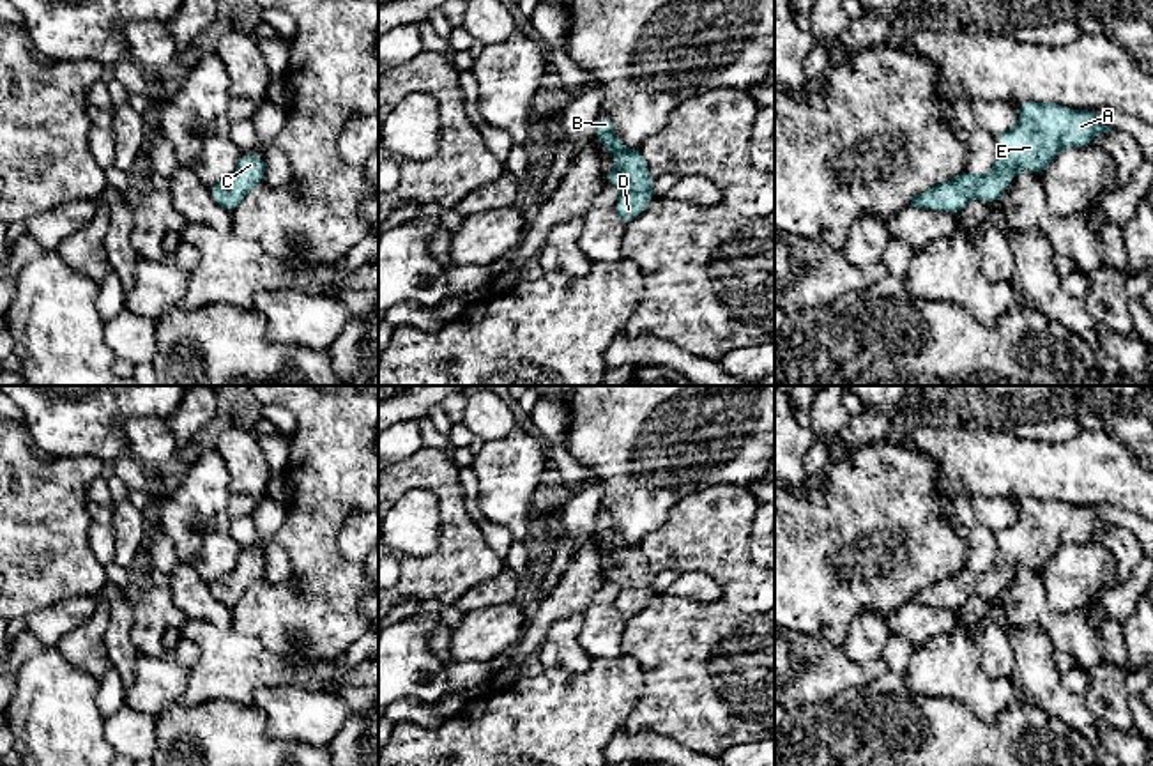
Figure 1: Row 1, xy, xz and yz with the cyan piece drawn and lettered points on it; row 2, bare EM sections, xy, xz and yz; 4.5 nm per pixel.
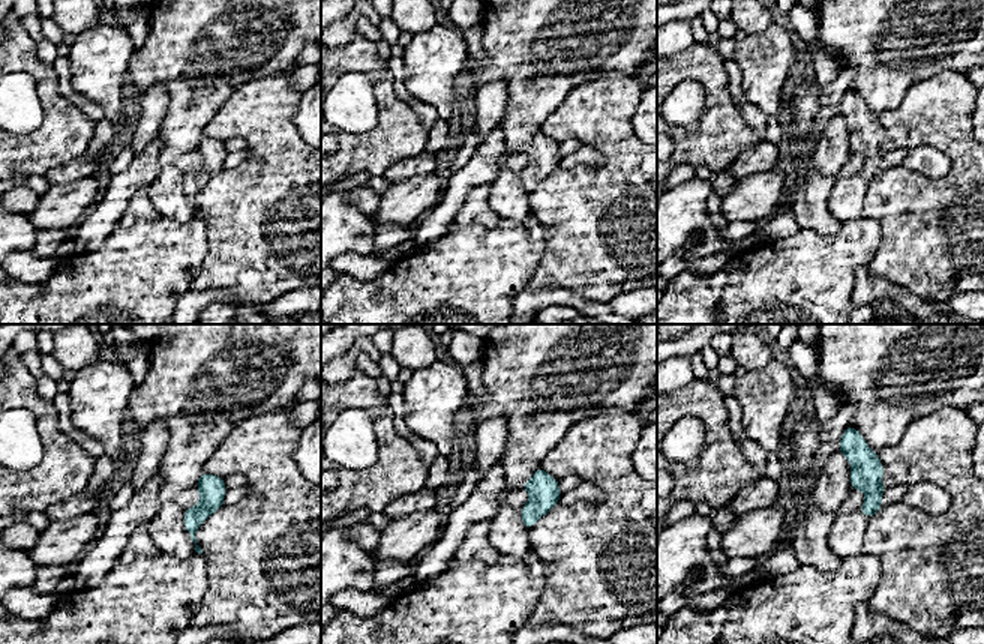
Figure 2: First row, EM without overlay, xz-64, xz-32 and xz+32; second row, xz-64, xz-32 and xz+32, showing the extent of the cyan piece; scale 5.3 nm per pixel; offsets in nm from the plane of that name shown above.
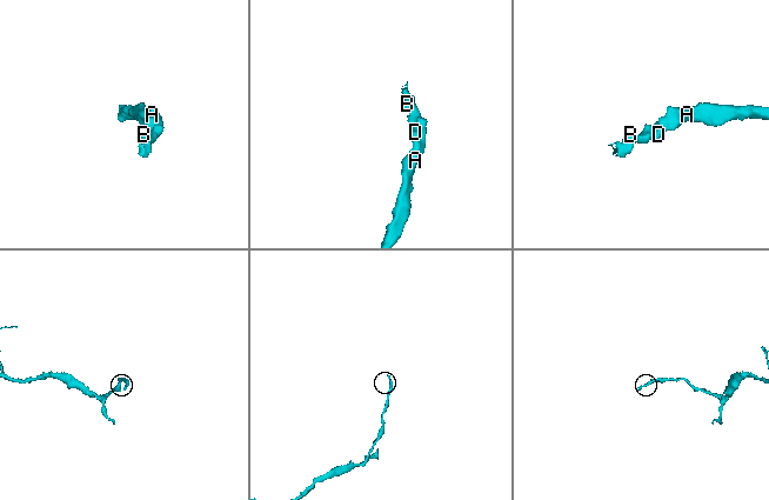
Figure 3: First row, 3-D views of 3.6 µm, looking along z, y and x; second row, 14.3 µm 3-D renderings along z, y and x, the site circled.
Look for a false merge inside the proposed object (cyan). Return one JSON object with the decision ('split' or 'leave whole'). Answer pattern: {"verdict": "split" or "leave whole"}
{"verdict": "leave whole"}

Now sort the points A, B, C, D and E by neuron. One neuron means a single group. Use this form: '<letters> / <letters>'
A B C D E

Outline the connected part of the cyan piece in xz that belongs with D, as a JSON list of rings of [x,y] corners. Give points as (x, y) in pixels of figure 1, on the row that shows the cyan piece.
[[[601,113],[596,124],[596,142],[601,142],[617,157],[617,165],[605,175],[605,182],[621,188],[622,193],[614,211],[628,225],[653,202],[654,177],[647,172],[640,149],[626,149],[614,140],[614,129],[614,122]]]

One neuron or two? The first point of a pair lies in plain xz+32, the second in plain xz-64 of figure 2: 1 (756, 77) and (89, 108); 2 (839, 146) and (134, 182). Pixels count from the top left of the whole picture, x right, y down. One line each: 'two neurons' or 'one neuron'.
1: two neurons
2: one neuron

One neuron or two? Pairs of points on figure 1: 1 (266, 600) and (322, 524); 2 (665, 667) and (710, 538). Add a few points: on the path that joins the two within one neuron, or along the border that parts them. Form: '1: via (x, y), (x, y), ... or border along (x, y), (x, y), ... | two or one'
1: via (296, 605), (308, 605), (319, 595), (319, 554) | one
2: via (699, 637), (729, 607), (729, 572) | one

